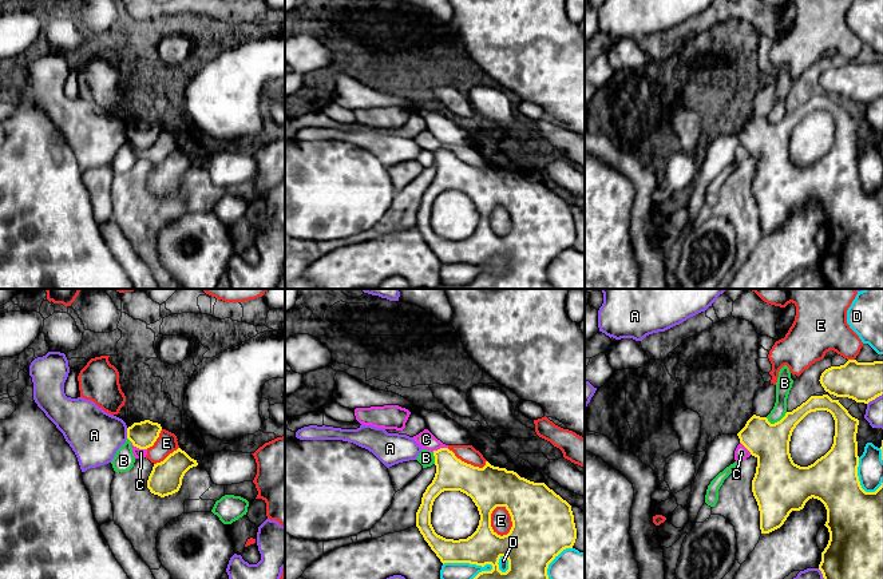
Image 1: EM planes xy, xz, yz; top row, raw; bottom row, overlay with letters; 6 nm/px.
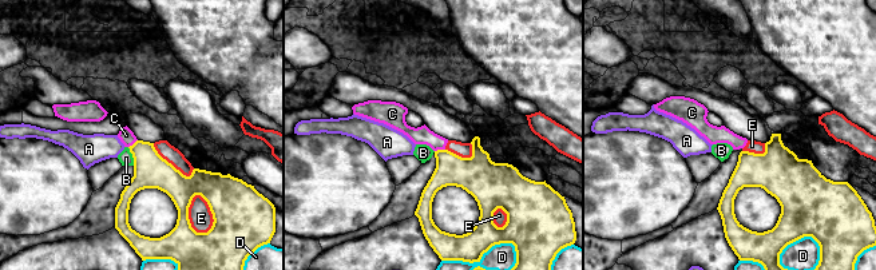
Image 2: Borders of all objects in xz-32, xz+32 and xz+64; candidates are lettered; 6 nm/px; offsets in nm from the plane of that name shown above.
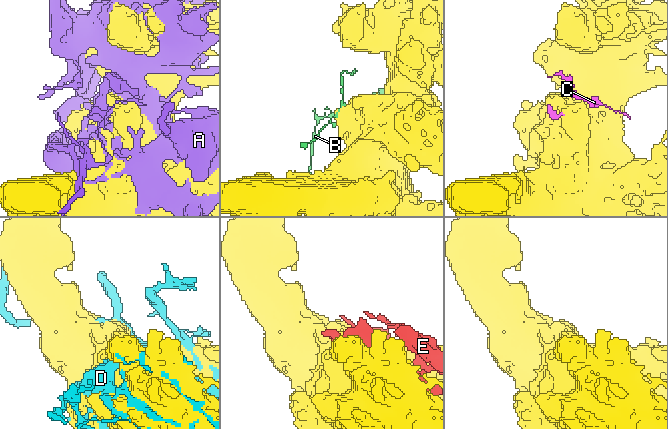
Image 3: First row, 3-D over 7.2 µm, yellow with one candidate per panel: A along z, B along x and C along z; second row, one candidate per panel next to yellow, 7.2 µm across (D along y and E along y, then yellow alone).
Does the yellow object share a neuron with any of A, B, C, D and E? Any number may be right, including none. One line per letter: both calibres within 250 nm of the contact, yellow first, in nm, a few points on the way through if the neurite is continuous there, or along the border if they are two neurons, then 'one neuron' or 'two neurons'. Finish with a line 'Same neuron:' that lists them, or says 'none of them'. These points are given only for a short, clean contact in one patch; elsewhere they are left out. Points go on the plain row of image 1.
A: calibres 160 and 320 nm; two neurons
B: calibres 240 and 100 nm; two neurons
C: calibres 160 and 60 nm; border xy (131, 142), (134, 146), (146, 150); two neurons
D: calibres 380 and 360 nm; two neurons
E: calibres 260 and 130 nm; two neurons
Same neuron: none of them

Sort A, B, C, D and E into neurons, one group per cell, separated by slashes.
A / B / C E / D

